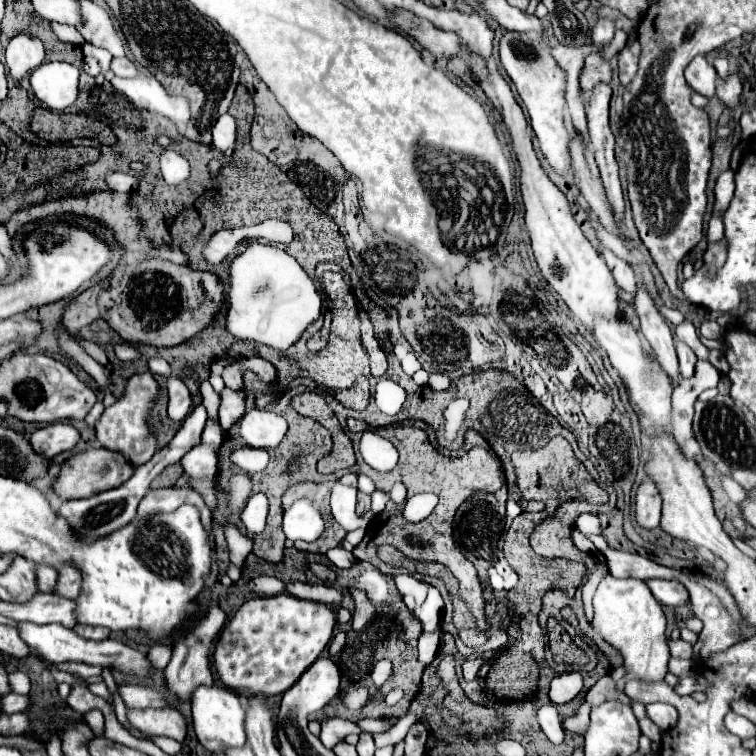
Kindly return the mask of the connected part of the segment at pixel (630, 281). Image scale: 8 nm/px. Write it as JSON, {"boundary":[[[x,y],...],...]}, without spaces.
{"boundary":[[[602,248],[602,258],[606,260],[606,264],[608,264],[608,268],[610,268],[612,276],[614,276],[616,286],[620,290],[628,292],[634,298],[636,290],[638,290],[638,282],[636,282],[636,276],[634,276],[632,268],[624,260],[620,260],[614,252],[610,252],[608,248]]]}

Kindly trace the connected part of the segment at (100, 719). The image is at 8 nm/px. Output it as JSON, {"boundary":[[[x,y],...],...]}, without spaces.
{"boundary":[[[94,709],[89,711],[84,715],[84,719],[94,732],[95,736],[104,735],[105,719],[100,710]]]}

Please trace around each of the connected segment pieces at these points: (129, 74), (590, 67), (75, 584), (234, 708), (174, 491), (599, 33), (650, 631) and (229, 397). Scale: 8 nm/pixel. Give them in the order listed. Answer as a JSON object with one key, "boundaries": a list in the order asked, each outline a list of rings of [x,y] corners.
{"boundaries":[[[[112,58],[112,64],[110,64],[112,72],[116,76],[122,76],[122,78],[134,78],[138,74],[136,70],[136,64],[130,60],[130,58]]],[[[590,54],[586,58],[586,68],[584,68],[582,78],[580,78],[580,86],[584,90],[584,96],[586,98],[590,96],[596,82],[610,82],[610,78],[612,78],[610,62],[602,60],[600,54]]],[[[62,566],[52,594],[68,598],[68,600],[76,600],[78,594],[80,594],[80,574],[78,574],[78,570],[74,570],[72,566]]],[[[200,686],[192,696],[192,718],[194,732],[200,744],[214,752],[222,748],[240,748],[246,742],[246,710],[236,692],[224,690],[222,686]]],[[[168,486],[168,488],[152,488],[148,490],[148,494],[142,498],[140,506],[138,506],[138,518],[146,518],[150,514],[156,512],[170,512],[176,510],[182,504],[194,504],[200,510],[202,516],[202,524],[208,528],[212,544],[214,544],[214,536],[212,536],[212,514],[210,510],[206,510],[206,504],[202,502],[200,494],[196,494],[190,488],[178,488],[178,486]]],[[[600,18],[598,24],[592,28],[592,42],[594,44],[606,44],[614,36],[614,24],[610,20]]],[[[606,574],[594,594],[594,618],[592,628],[624,656],[626,676],[618,682],[624,686],[628,680],[662,682],[668,672],[668,640],[666,640],[666,618],[662,606],[652,596],[644,580],[614,578]]],[[[224,388],[220,396],[222,396],[222,406],[219,408],[219,424],[224,432],[228,432],[246,412],[246,398],[230,388]]]]}

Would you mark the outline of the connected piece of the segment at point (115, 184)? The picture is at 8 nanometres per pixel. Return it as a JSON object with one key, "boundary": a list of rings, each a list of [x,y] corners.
{"boundary":[[[112,172],[106,176],[106,182],[112,190],[116,192],[132,192],[138,186],[138,178],[132,174],[122,174],[122,172]]]}

